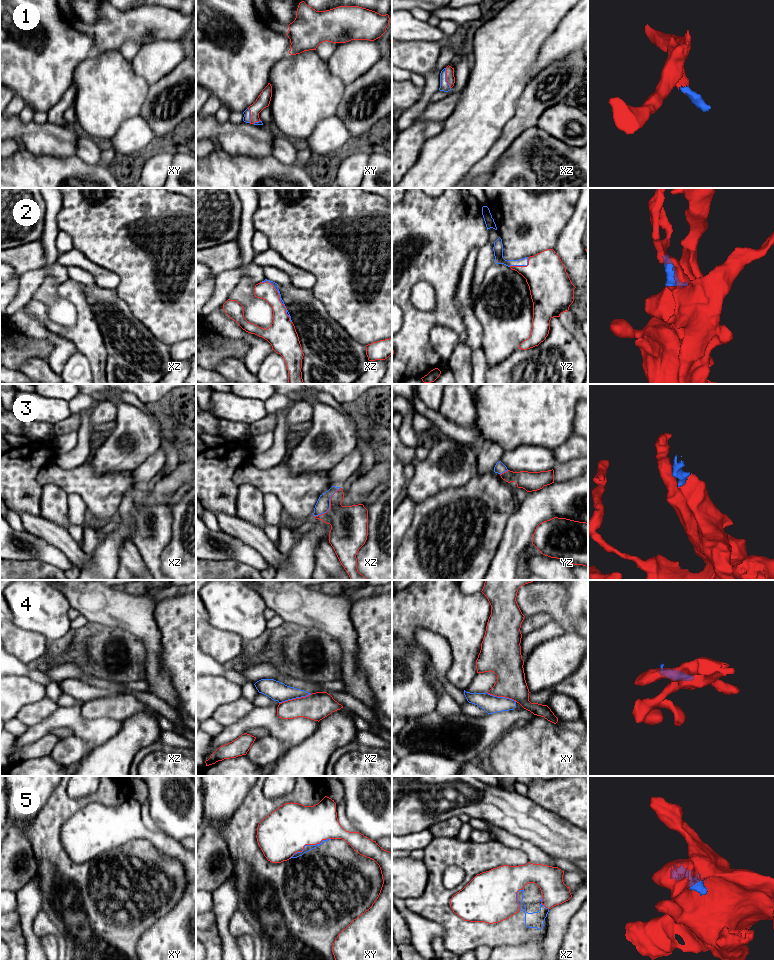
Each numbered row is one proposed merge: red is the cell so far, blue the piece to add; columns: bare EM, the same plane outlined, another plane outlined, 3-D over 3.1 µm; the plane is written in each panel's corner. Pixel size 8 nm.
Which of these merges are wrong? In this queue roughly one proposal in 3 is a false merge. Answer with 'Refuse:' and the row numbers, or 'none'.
Refuse: 4, 5

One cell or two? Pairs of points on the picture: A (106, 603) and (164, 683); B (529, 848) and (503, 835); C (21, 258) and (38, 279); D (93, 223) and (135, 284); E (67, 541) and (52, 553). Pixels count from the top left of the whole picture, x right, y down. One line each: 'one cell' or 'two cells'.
A: one cell
B: one cell
C: two cells
D: one cell
E: two cells

